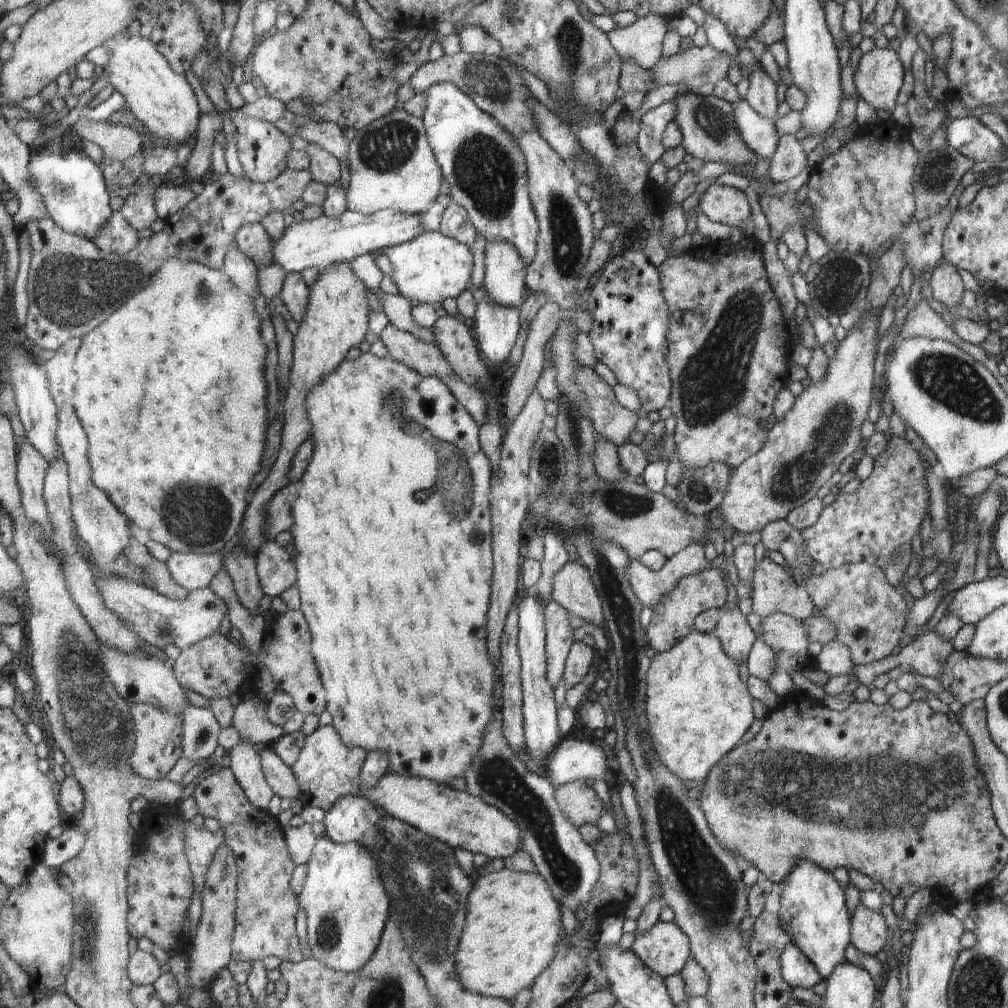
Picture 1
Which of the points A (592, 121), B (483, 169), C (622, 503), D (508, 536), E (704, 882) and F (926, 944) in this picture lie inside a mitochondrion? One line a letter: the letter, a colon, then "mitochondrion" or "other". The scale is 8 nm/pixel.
A: other
B: mitochondrion
C: mitochondrion
D: other
E: mitochondrion
F: other

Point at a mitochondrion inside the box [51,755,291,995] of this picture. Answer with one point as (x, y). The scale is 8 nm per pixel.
(88, 940)

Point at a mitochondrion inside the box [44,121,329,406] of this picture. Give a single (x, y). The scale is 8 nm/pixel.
(60, 186)

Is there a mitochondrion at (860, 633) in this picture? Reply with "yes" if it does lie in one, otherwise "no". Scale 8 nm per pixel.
no

